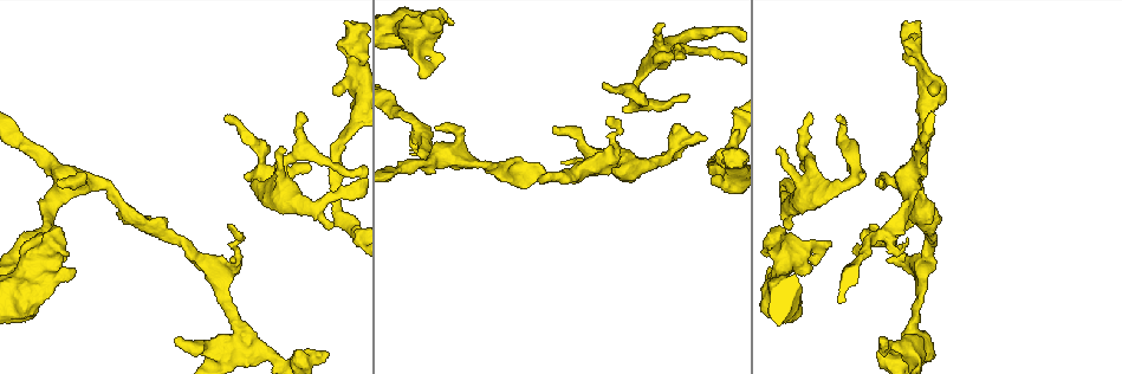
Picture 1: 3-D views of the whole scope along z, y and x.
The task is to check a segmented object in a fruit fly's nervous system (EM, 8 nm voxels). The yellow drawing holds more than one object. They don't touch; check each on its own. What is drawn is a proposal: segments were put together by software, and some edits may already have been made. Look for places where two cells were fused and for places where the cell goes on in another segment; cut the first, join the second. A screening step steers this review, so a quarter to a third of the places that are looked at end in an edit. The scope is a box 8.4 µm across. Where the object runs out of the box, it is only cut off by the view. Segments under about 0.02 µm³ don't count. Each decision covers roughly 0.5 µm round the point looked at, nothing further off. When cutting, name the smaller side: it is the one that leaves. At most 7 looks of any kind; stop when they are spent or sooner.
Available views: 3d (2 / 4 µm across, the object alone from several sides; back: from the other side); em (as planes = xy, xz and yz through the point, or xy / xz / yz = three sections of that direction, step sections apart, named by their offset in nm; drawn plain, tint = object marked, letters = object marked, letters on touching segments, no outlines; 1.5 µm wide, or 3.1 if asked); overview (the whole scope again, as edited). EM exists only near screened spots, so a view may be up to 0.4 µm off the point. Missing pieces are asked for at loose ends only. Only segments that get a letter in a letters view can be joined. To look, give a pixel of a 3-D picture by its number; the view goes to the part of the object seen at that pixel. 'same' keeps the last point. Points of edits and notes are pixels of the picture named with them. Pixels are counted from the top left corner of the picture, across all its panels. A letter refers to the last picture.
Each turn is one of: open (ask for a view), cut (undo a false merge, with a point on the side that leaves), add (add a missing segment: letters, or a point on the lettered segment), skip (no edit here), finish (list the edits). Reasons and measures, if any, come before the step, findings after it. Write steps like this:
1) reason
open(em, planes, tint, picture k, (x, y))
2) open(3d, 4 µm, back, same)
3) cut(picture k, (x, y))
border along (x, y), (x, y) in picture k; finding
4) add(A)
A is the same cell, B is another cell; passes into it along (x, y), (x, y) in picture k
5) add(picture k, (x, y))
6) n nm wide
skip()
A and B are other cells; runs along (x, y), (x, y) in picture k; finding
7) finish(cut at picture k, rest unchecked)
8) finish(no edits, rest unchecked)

free end
open(em, xz, step 4, letters, picture 1, (663, 23))

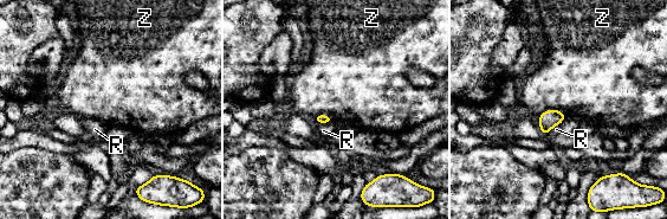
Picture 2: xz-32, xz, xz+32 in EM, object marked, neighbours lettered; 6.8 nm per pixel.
skip()
R and Z are other cells; border along (539, 114), (561, 110), (567, 116) in picture 2; no lettered segment goes on from it

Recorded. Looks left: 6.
open(em, planes, tint, picture 1, (603, 82))

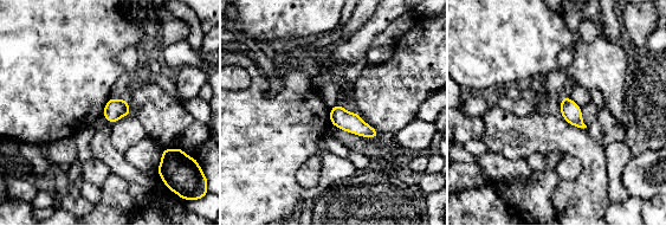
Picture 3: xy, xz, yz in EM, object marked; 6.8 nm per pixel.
open(em, planes, letters, same)

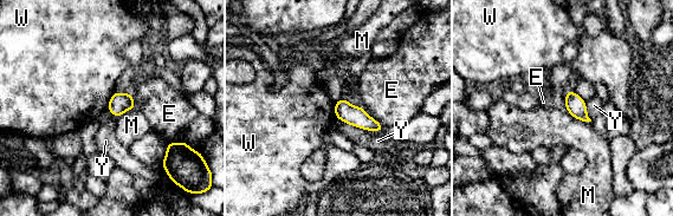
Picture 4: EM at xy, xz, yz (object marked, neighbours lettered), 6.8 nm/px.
100 nm wide
skip()
E, M, W and Y are other cells; border along (115, 92), (107, 108) in picture 4; no lettered segment goes on from it

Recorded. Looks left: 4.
an open end
open(em, planes, letters, picture 1, (719, 152))

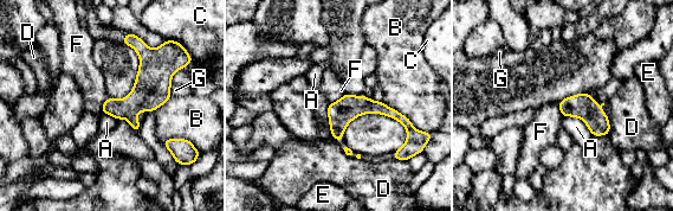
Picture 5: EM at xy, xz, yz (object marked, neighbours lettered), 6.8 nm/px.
150 nm wide
skip()
A, B, C, D, E, F and G are other cells; border along (344, 93), (340, 98), (329, 104) in picture 5; none of them fits

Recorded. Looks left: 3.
finish(no edits, rest unchecked)

